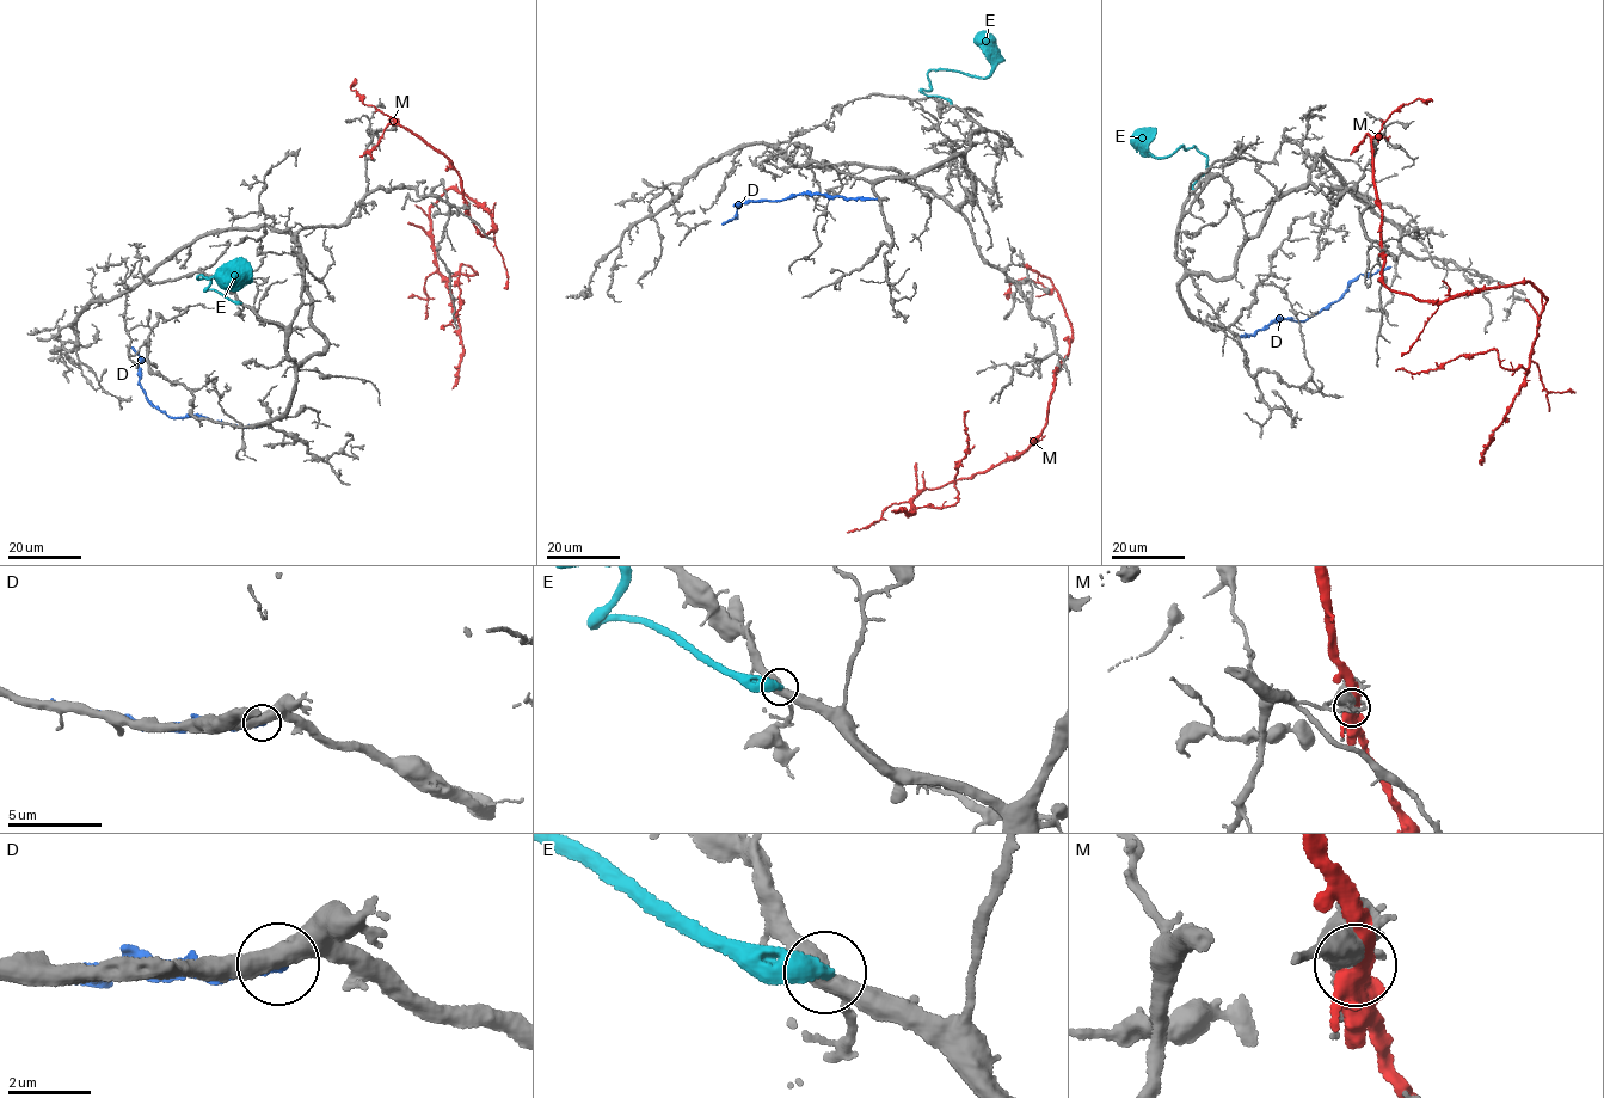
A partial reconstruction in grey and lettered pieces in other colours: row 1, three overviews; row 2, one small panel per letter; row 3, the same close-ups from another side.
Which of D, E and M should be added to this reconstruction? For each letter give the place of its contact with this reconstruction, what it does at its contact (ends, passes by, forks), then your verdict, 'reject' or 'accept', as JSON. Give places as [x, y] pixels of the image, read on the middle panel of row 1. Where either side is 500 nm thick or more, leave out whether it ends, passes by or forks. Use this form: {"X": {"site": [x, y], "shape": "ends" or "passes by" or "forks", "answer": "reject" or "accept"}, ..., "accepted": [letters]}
{"D": {"site": [877, 198], "answer": "reject"}, "E": {"site": [951, 104], "shape": "ends", "answer": "reject"}, "M": {"site": [1057, 369], "shape": "forks", "answer": "reject"}, "accepted": []}

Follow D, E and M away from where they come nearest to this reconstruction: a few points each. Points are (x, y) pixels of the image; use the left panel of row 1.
D: (262, 425), (239, 427), (197, 417), (167, 416), (148, 402), (140, 381), (137, 363), (141, 360), (131, 347)
E: (240, 304), (207, 290), (209, 278), (197, 277), (226, 269), (247, 275), (245, 284), (228, 287), (214, 274)
M: (467, 208), (481, 234), (497, 228), (455, 189), (429, 218), (441, 274), (477, 273), (460, 265), (443, 330)

